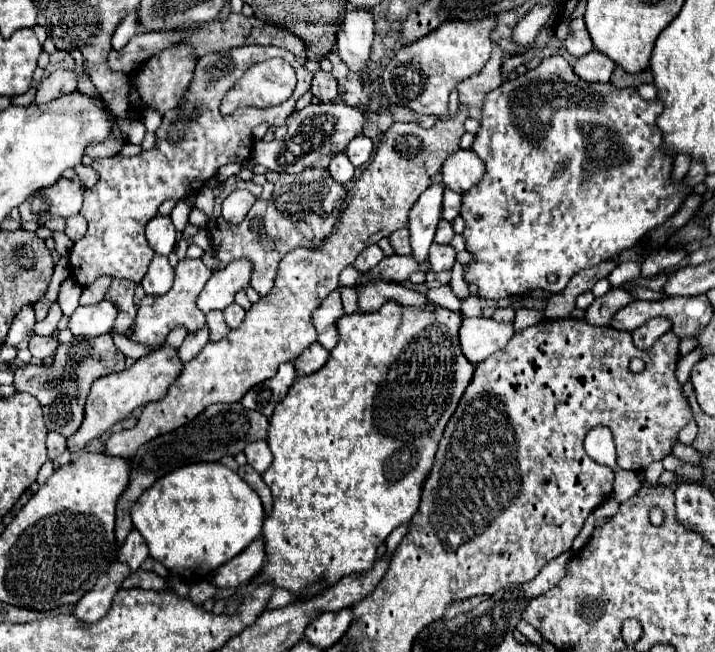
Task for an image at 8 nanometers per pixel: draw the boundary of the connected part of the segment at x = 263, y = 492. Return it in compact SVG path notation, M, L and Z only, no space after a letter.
M244 465L244 467L240 467L238 469L238 475L260 495L260 499L262 499L262 505L264 505L264 513L268 515L270 511L272 511L272 495L270 495L270 489L268 489L268 485L262 481L262 477L250 467L250 465Z

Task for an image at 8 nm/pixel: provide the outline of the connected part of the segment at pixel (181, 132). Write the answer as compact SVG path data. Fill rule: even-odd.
M248 45L200 57L192 85L188 87L182 103L176 109L164 113L162 125L156 131L156 145L150 151L142 151L134 157L116 155L108 159L94 159L92 167L98 171L100 179L96 187L84 191L84 205L80 215L88 221L88 231L70 249L72 277L82 287L92 285L102 275L140 283L146 275L148 263L154 257L144 237L144 227L158 213L158 207L168 199L184 199L186 195L196 193L208 179L218 173L222 165L250 159L252 129L260 123L270 123L274 127L286 125L288 115L294 113L298 97L310 89L310 79L312 73L304 69L290 51L280 47ZM270 57L282 57L294 67L298 85L292 97L276 107L244 107L230 115L222 115L218 109L222 95L244 75L248 67Z

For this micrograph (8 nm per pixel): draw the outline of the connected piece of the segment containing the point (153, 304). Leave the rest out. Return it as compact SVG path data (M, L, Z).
M188 257L180 259L176 265L176 279L174 279L172 289L160 297L156 297L156 295L142 297L142 301L138 305L138 315L128 329L128 333L130 333L128 339L134 343L140 343L144 347L160 347L166 341L166 335L178 325L186 325L190 333L204 327L206 315L198 309L196 297L204 289L208 277L212 277L212 269L208 269L202 259L188 259Z

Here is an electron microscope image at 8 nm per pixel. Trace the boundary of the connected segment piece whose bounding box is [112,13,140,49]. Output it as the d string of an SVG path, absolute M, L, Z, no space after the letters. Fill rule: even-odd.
M130 13L130 15L118 25L118 29L114 31L114 35L112 35L112 49L122 49L122 47L126 45L126 41L128 41L130 37L134 37L138 31L140 31L140 27L138 27L138 23L136 23L136 13Z

